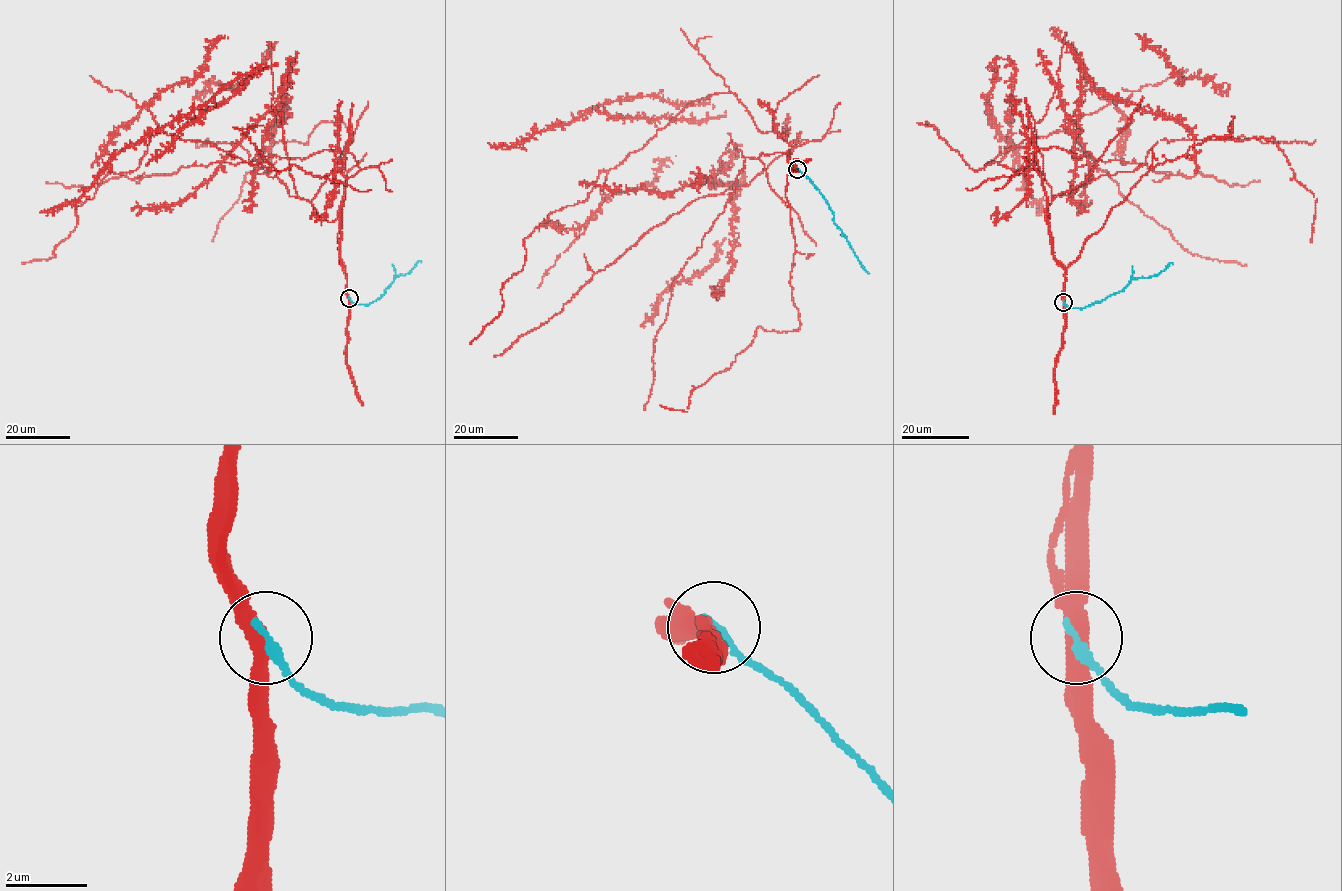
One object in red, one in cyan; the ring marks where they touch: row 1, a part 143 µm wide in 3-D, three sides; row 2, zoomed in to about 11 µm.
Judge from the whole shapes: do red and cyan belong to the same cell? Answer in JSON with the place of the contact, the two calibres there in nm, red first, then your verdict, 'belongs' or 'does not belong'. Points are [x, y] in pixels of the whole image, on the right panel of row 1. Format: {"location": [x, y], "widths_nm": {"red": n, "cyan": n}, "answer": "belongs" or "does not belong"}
{"location": [1063, 302], "widths_nm": {"red": 400, "cyan": 220}, "answer": "belongs"}

